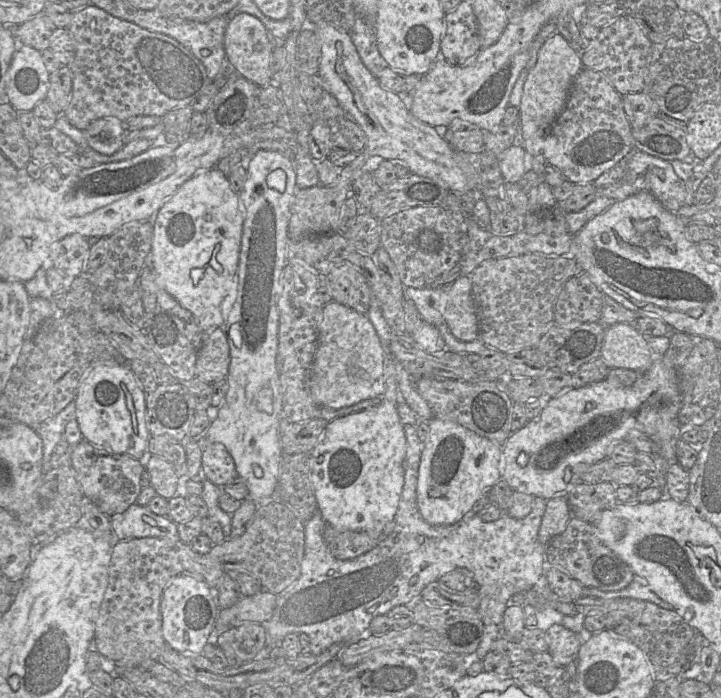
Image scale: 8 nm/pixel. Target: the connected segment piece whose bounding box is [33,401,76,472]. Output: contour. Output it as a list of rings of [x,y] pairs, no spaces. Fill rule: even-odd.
[[[72,401],[61,412],[52,418],[33,427],[39,435],[43,445],[43,470],[49,471],[52,466],[51,456],[57,444],[63,439],[65,427],[69,421],[75,418],[76,403]]]

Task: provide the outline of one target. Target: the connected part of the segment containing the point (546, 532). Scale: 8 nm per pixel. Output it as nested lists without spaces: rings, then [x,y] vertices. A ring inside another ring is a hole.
[[[556,497],[547,500],[540,524],[538,539],[546,546],[555,536],[561,534],[572,517],[567,498]]]

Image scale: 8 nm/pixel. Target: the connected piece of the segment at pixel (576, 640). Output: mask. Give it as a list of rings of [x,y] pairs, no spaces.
[[[552,624],[545,631],[548,643],[548,652],[554,662],[561,667],[566,667],[577,655],[583,642],[583,637],[561,624]]]

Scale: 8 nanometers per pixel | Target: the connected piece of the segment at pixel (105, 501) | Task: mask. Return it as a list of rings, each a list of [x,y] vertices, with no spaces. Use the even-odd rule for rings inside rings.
[[[86,440],[72,446],[70,455],[71,467],[76,472],[84,496],[94,502],[103,514],[111,516],[123,513],[136,503],[142,489],[141,475],[144,471],[138,459],[107,451]]]

